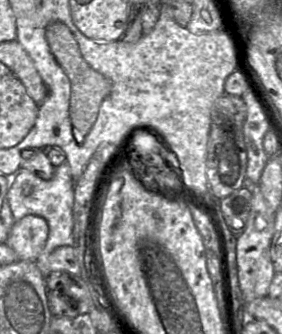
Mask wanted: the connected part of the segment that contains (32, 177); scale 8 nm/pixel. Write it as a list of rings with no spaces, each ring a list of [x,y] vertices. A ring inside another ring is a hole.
[[[64,162],[55,168],[54,175],[49,180],[43,180],[29,170],[20,168],[12,177],[9,177],[9,189],[5,197],[9,203],[14,219],[20,220],[26,215],[36,215],[45,219],[48,224],[48,238],[36,260],[40,270],[44,273],[46,259],[60,246],[73,246],[73,206],[74,206],[74,179],[70,165]],[[30,184],[32,193],[25,196],[23,186]]]

